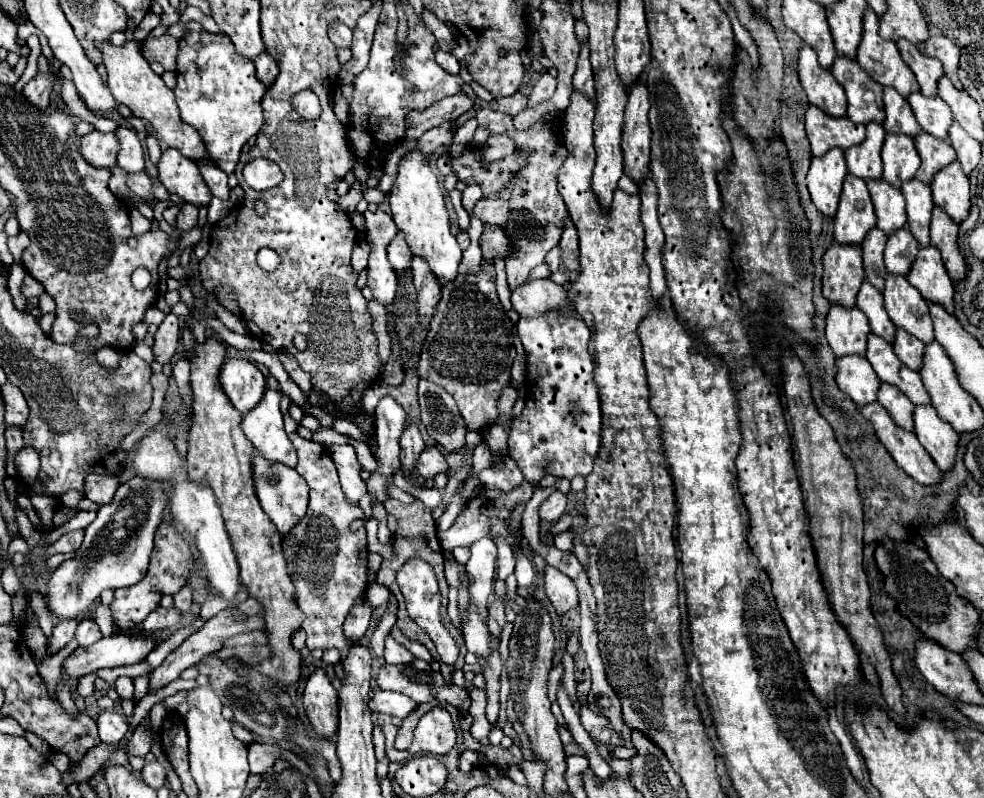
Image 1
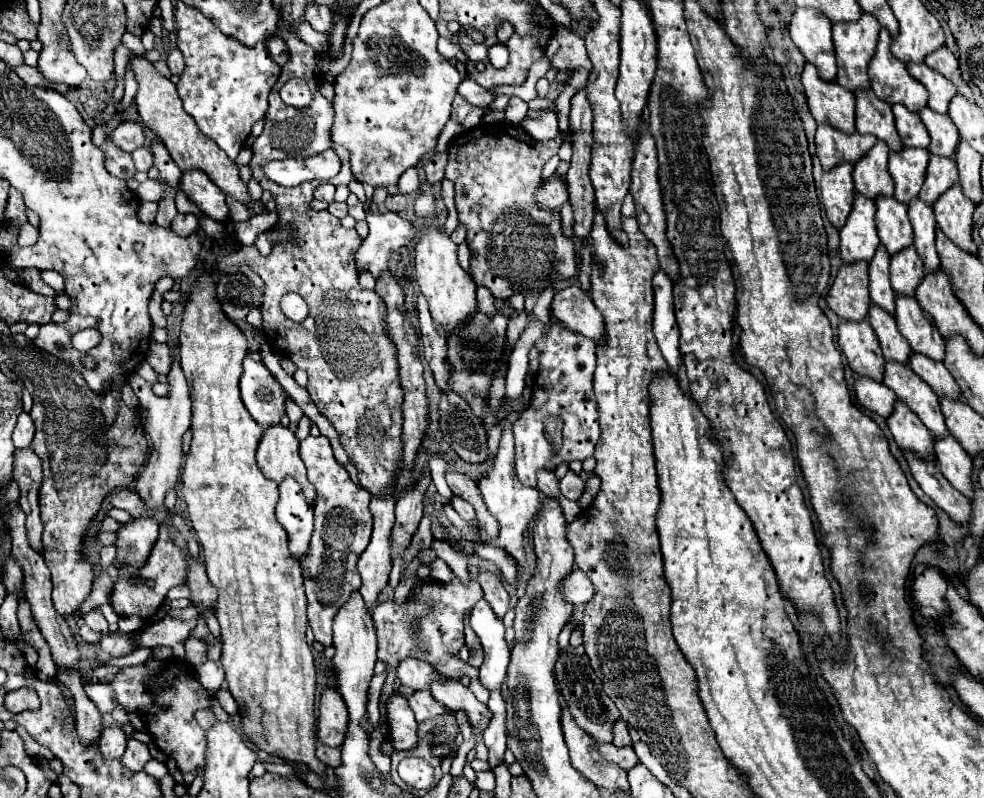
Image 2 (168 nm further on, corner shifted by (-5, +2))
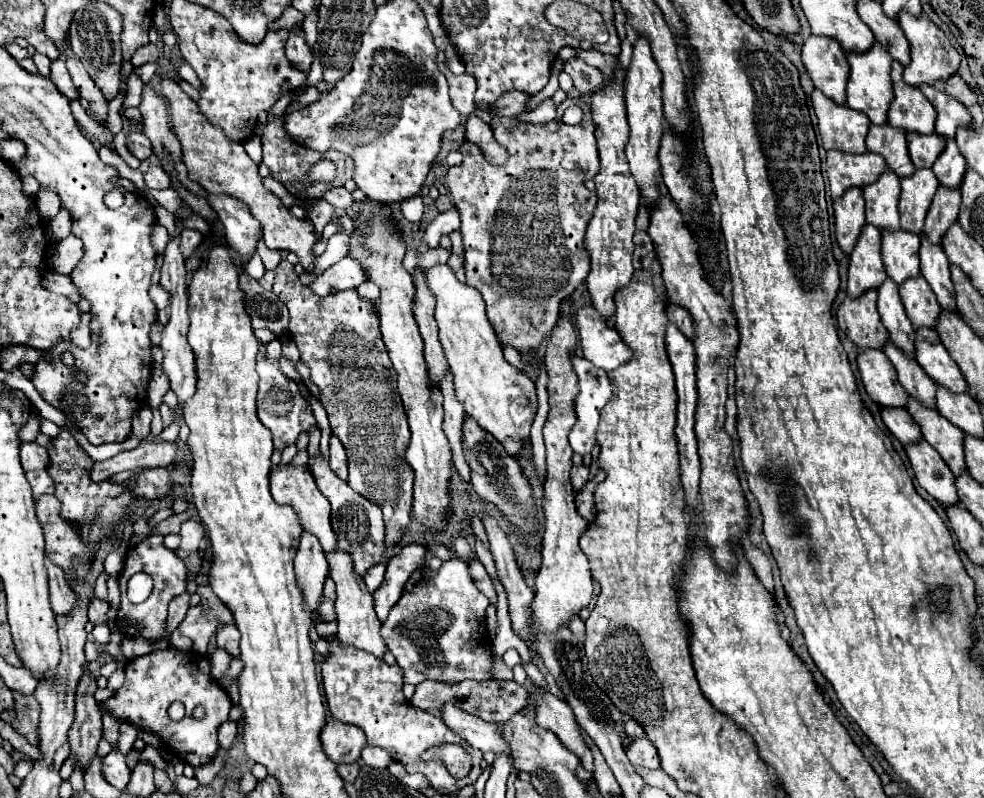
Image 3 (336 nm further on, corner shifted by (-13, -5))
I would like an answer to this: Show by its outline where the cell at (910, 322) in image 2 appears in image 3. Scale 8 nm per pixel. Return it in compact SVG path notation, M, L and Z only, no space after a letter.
M933 328L915 330L915 360L933 378L933 382L949 388L951 392L967 392L967 382L949 356Z

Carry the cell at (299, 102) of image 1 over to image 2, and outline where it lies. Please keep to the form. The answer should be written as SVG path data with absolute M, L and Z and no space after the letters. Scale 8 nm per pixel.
M291 79L281 87L281 99L291 107L303 107L311 101L311 91L301 79Z

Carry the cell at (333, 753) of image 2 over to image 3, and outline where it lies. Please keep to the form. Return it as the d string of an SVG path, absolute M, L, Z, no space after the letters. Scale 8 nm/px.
M353 762L353 764L345 764L345 766L337 766L337 772L339 776L345 780L345 782L353 782L355 776L357 776L357 770L359 770L359 762Z

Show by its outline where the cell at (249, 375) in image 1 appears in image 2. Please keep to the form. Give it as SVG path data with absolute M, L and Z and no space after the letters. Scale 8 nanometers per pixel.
M245 357L241 377L241 399L251 417L261 427L279 423L279 419L285 415L287 397L287 391L279 385L279 381L267 371L261 361Z

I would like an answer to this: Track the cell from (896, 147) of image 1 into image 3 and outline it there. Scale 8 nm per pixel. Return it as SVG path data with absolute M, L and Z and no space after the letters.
M917 168L911 176L901 178L901 228L919 234L925 224L925 214L931 206L933 194L939 186L931 168Z

